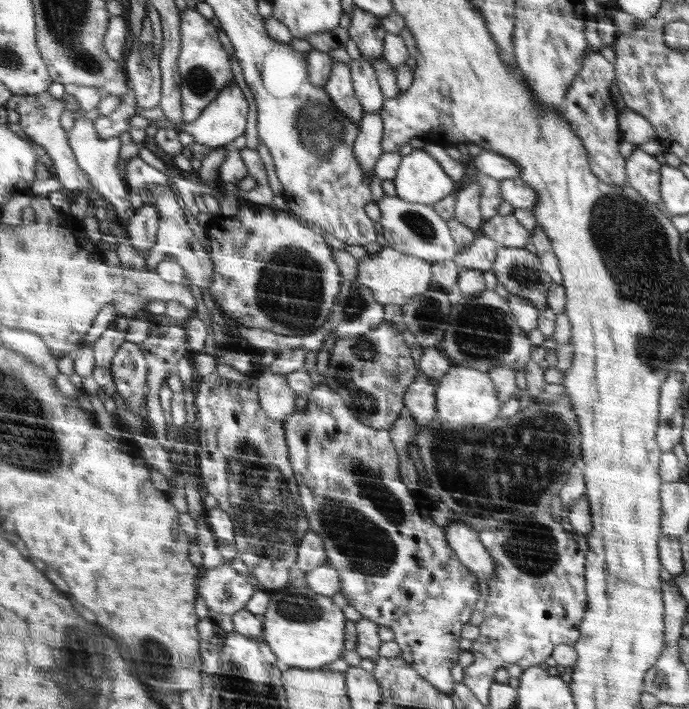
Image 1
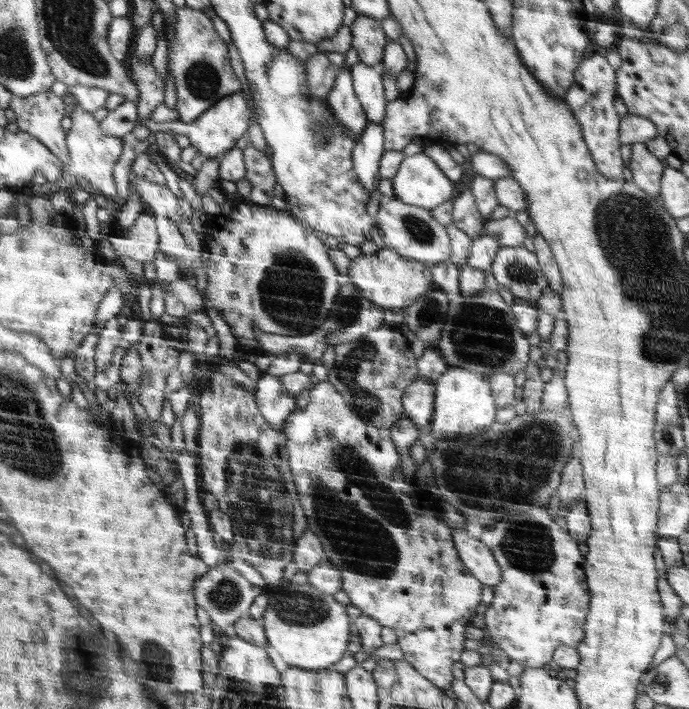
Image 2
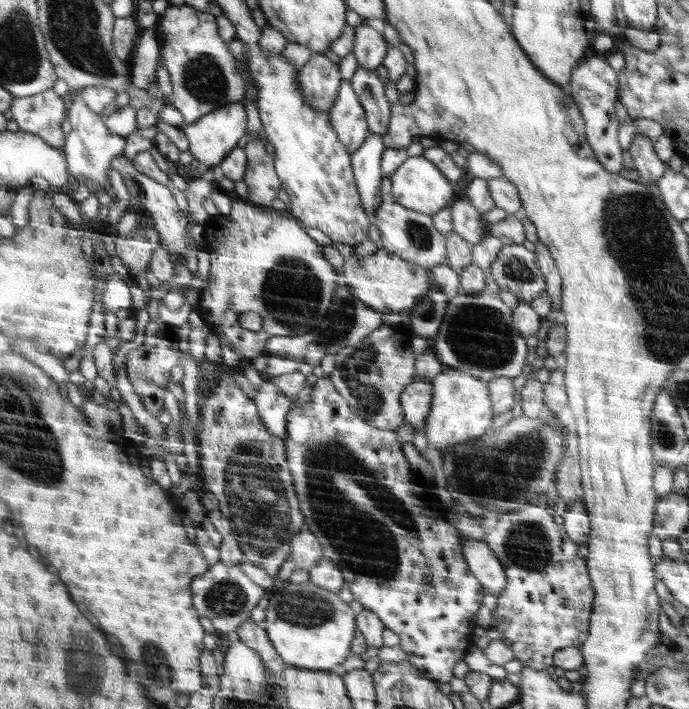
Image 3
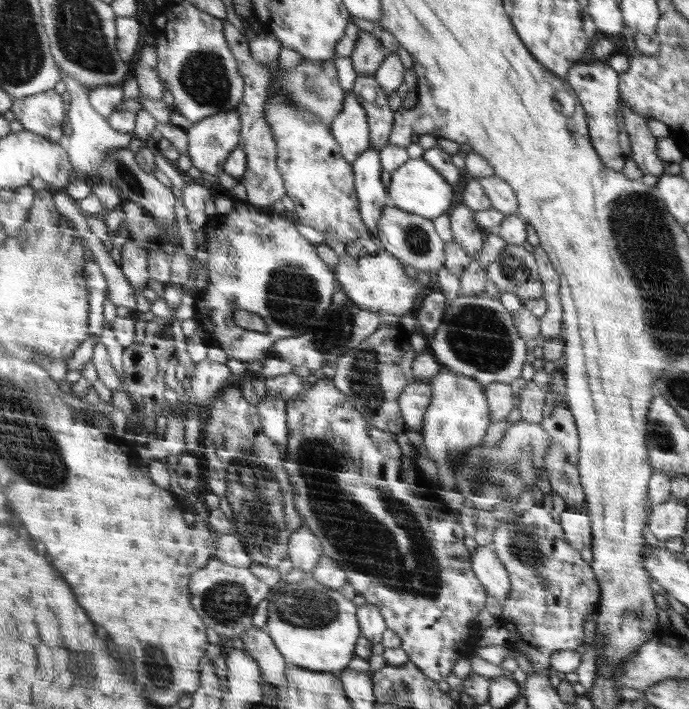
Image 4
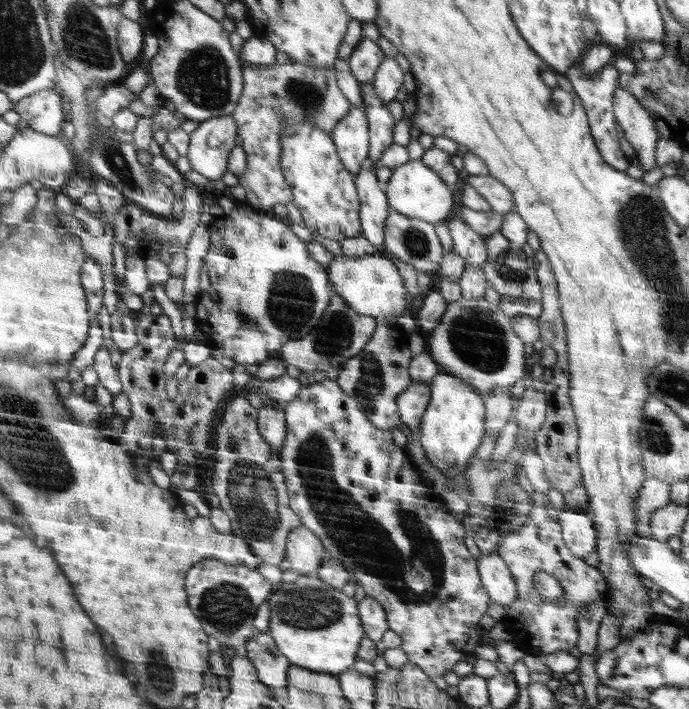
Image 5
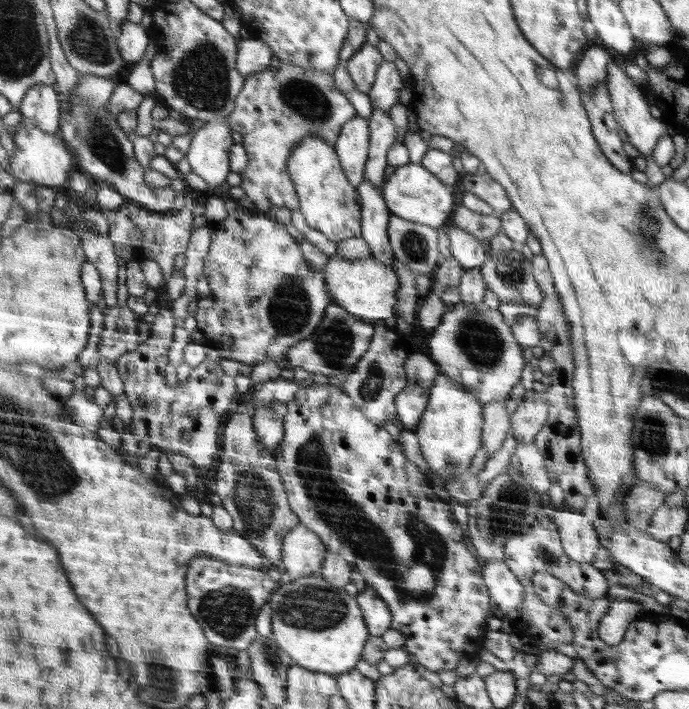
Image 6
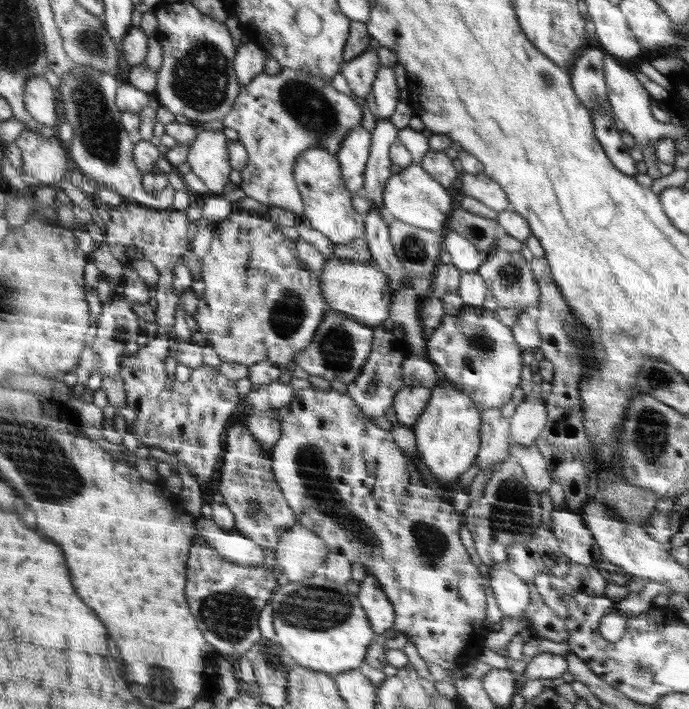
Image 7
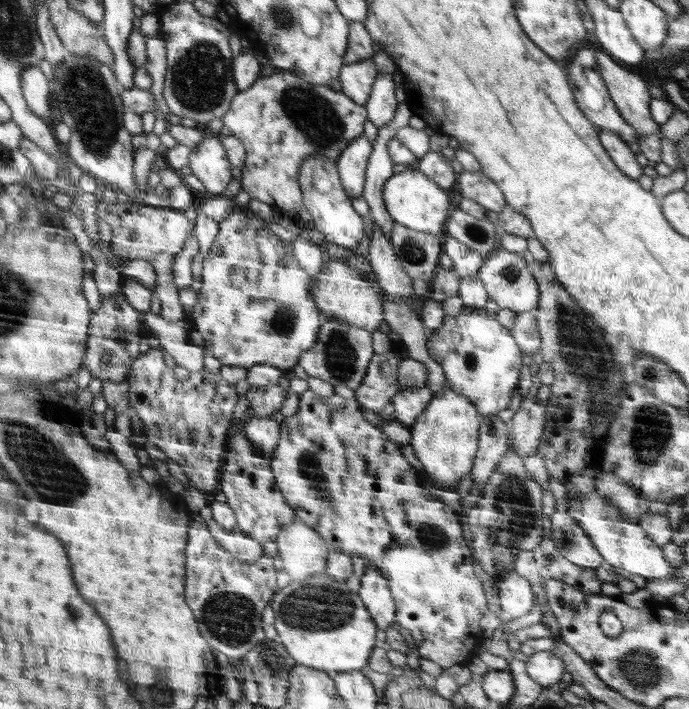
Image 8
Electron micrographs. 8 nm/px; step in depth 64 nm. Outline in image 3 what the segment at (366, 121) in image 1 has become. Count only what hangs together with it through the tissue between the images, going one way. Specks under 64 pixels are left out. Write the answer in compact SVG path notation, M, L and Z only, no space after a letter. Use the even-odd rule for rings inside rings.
M370 133L361 147L352 154L357 188L362 196L363 207L369 215L375 215L383 203L380 183L383 178L381 162L385 149L381 136Z

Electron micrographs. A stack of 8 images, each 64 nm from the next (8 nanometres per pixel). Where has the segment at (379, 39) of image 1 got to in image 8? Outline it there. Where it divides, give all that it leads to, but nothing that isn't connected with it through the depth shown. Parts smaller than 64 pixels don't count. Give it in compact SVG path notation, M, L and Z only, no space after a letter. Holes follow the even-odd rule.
M373 58L353 62L341 68L341 93L357 104L365 105L372 92L375 78L379 72Z

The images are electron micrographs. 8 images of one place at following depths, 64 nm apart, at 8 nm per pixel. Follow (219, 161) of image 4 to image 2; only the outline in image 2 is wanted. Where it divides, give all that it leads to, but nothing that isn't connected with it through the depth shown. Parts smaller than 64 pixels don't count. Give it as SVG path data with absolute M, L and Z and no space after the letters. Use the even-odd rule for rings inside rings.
M240 91L220 100L193 123L185 123L180 119L170 120L170 122L155 122L149 118L138 117L137 124L145 125L154 133L174 132L175 134L183 134L189 138L191 145L199 150L201 156L203 155L207 159L216 159L217 156L224 154L224 151L236 147L236 141L247 133L249 124L248 107L242 91Z

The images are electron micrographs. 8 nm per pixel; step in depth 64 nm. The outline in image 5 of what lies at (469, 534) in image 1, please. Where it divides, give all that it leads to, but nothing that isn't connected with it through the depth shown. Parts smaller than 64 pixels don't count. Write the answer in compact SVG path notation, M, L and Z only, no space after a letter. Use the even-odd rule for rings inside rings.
M496 553L481 555L478 558L478 570L481 570L482 584L488 589L490 598L506 608L518 593L514 577L505 562Z

